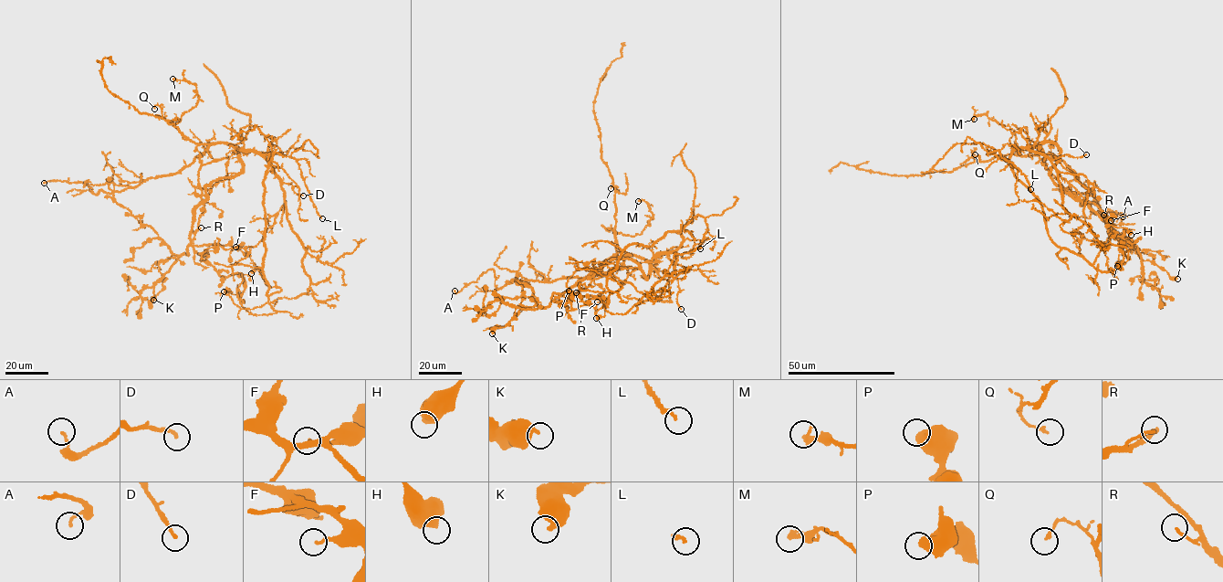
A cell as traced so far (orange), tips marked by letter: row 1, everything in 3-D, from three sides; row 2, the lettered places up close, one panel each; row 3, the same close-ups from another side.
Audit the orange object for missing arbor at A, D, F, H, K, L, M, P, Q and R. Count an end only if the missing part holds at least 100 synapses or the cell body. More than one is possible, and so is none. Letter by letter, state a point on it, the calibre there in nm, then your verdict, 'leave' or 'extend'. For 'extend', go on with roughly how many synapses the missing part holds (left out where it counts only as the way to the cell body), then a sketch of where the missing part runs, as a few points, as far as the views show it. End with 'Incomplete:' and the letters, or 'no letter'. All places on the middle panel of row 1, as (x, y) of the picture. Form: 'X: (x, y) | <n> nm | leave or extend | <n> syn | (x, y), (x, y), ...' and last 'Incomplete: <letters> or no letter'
A: (454, 290) | 100 nm | leave
D: (681, 309) | 190 nm | leave
F: (597, 301) | 130 nm | leave
H: (596, 318) | 700 nm | leave
K: (492, 333) | 550 nm | leave
L: (700, 248) | 150 nm | leave
M: (638, 201) | 240 nm | leave
P: (569, 290) | 650 nm | leave
Q: (611, 188) | 110 nm | leave
R: (576, 292) | 140 nm | leave
Incomplete: no letter

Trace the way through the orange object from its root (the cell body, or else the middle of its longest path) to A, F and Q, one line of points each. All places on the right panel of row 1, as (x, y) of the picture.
A: (1035, 147), (1040, 144), (1043, 153), (1061, 160), (1091, 191), (1099, 207), (1115, 213), (1096, 215), (1123, 216)
F: (1035, 147), (1043, 149), (1043, 164), (1049, 171), (1109, 226), (1110, 233), (1105, 222), (1111, 220)
Q: (1035, 147), (1040, 144), (1038, 152), (1034, 155), (998, 155), (979, 162), (975, 160), (972, 152), (975, 154)

